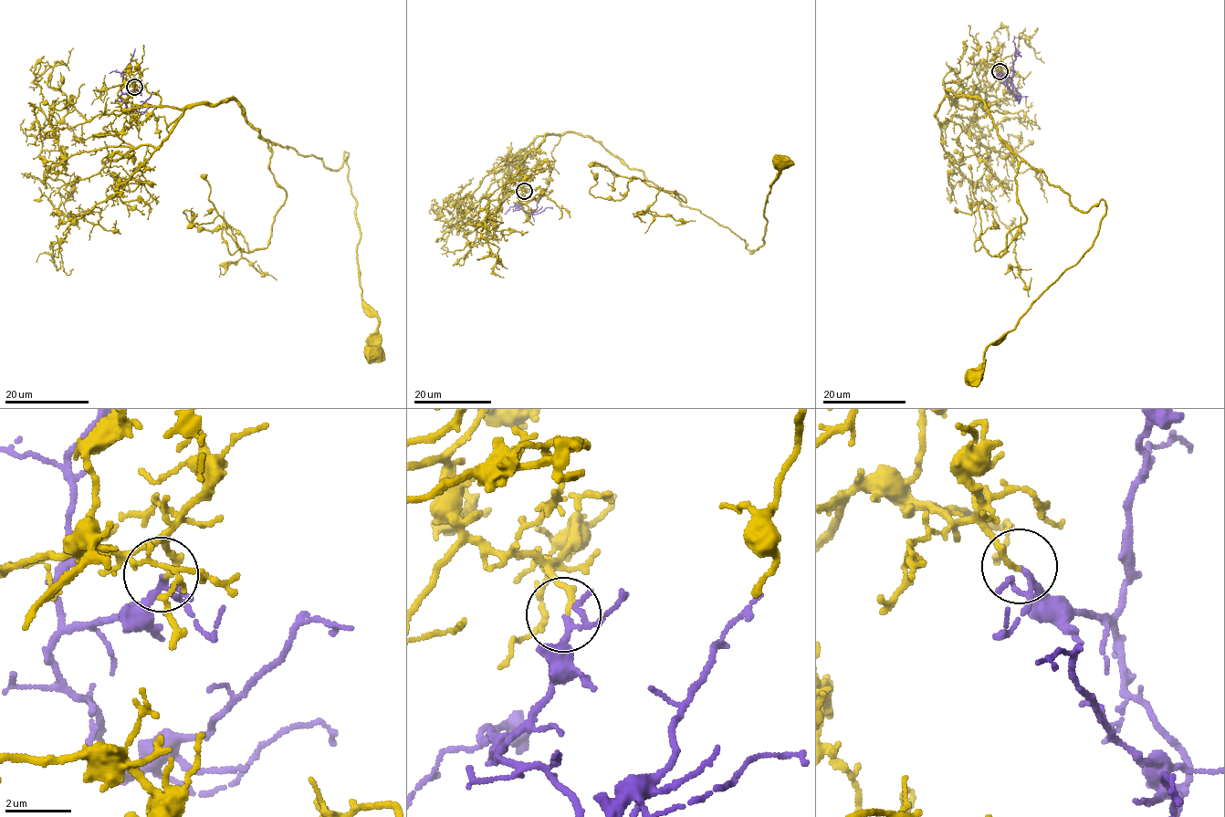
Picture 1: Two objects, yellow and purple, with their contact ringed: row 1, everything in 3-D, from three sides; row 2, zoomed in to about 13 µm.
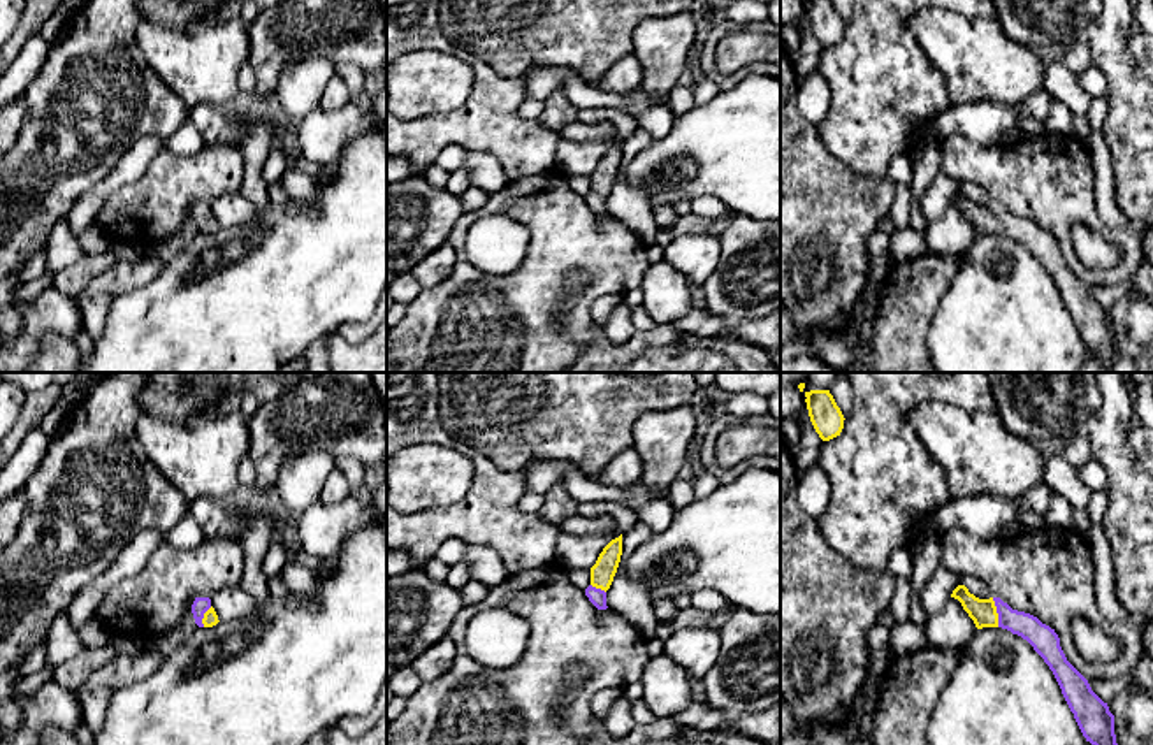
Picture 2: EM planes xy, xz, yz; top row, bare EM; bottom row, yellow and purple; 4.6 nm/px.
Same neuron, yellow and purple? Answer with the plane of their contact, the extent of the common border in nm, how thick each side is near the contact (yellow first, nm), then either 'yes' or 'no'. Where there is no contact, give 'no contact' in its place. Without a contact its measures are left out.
yz | 140 nm | 120/120 nm | yes

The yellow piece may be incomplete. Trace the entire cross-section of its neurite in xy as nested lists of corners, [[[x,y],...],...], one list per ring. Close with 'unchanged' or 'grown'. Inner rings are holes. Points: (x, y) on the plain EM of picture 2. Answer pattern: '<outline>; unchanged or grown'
[[[195,204],[192,220],[199,234],[213,234],[220,228],[209,204]]]; grown

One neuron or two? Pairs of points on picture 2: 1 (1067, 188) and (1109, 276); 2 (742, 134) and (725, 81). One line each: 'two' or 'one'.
1: one
2: two

